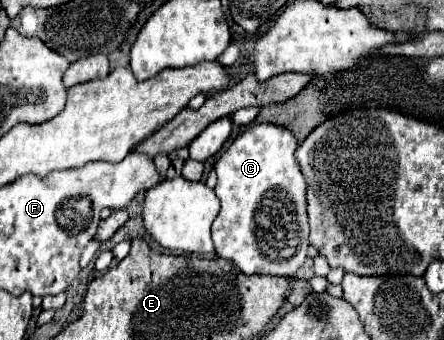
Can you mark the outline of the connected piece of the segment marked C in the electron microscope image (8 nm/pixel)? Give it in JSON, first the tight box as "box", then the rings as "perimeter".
{"box":[211,123,309,277],"perimeter":[[[269,123],[253,125],[245,129],[215,163],[215,173],[219,179],[215,195],[221,201],[221,211],[211,225],[215,255],[231,261],[245,275],[257,273],[257,275],[293,277],[307,257],[309,227],[305,203],[305,179],[295,159],[297,145],[299,143],[291,135],[291,131],[283,127],[275,127]]]}

